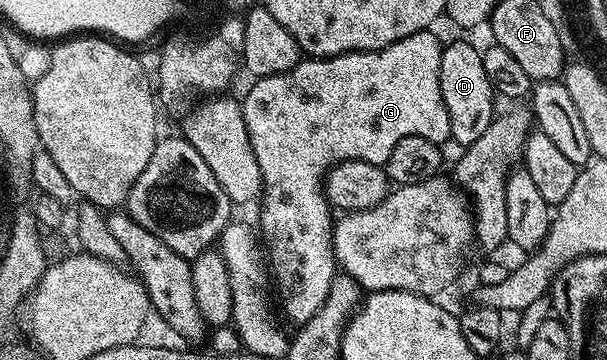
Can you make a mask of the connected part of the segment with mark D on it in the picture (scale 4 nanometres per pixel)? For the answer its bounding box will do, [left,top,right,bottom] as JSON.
[441,39,497,148]

